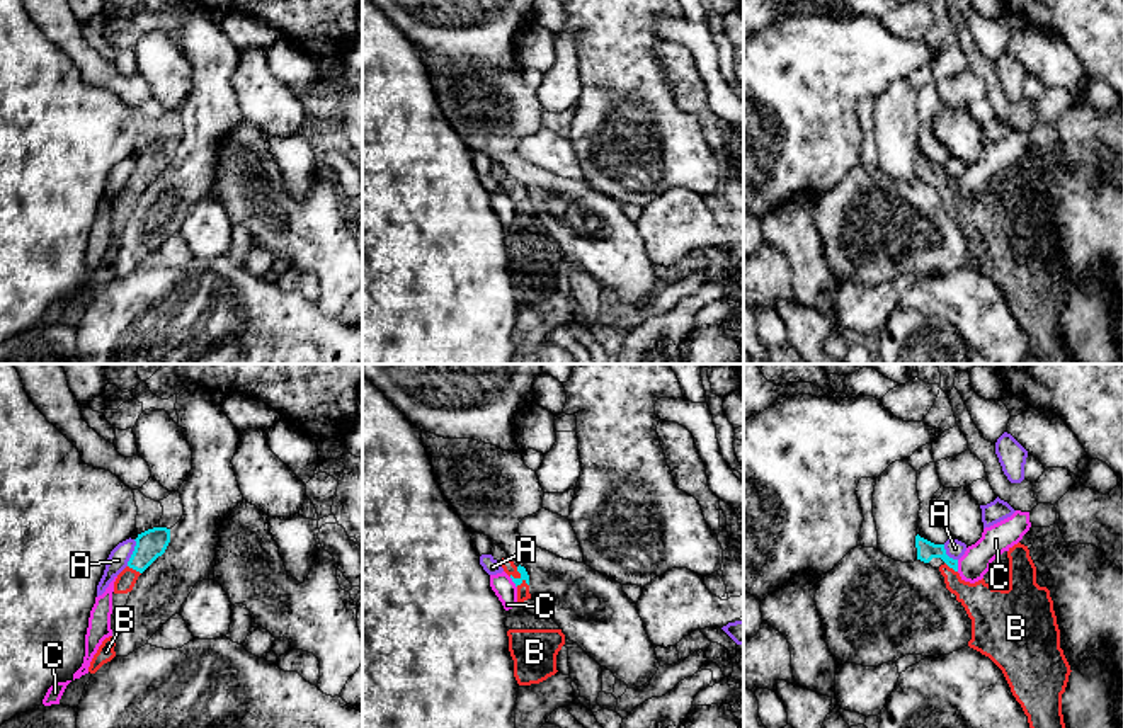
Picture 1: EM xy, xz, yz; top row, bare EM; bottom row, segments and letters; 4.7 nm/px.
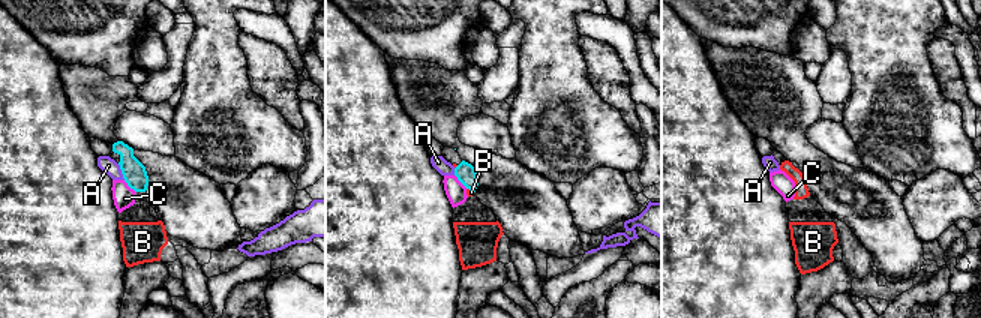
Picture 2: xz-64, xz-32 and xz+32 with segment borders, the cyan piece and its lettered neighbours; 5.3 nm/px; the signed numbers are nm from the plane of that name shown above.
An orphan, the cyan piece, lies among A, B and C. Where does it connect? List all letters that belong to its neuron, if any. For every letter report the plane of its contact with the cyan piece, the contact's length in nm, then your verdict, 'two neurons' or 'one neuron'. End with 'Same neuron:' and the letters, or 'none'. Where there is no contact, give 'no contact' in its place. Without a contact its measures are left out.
A: meets cyan in xy; contact 130 nm long; two neurons
B: meets cyan in xz; contact 110 nm long; one neuron
C: meets cyan in yz; contact 60 nm long; two neurons
Same neuron: B

